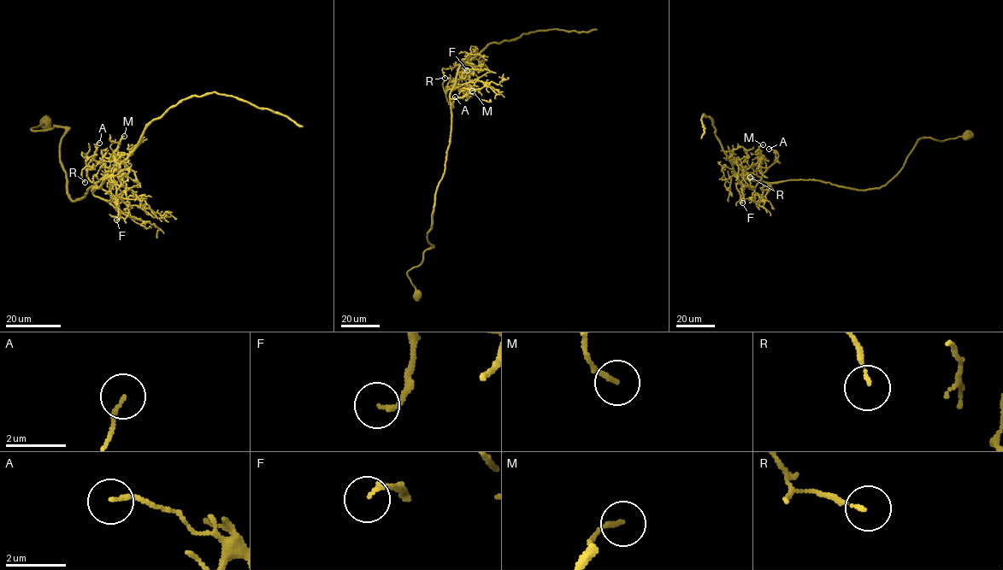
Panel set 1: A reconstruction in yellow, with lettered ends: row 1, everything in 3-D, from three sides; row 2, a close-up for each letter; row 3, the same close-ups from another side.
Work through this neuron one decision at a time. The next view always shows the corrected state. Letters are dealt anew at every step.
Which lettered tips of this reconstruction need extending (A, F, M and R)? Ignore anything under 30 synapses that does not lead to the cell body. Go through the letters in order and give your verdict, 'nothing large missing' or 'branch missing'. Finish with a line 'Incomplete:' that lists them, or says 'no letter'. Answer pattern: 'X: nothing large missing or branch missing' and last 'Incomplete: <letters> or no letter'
A: nothing large missing
F: nothing large missing
M: nothing large missing
R: nothing large missing
Incomplete: no letter

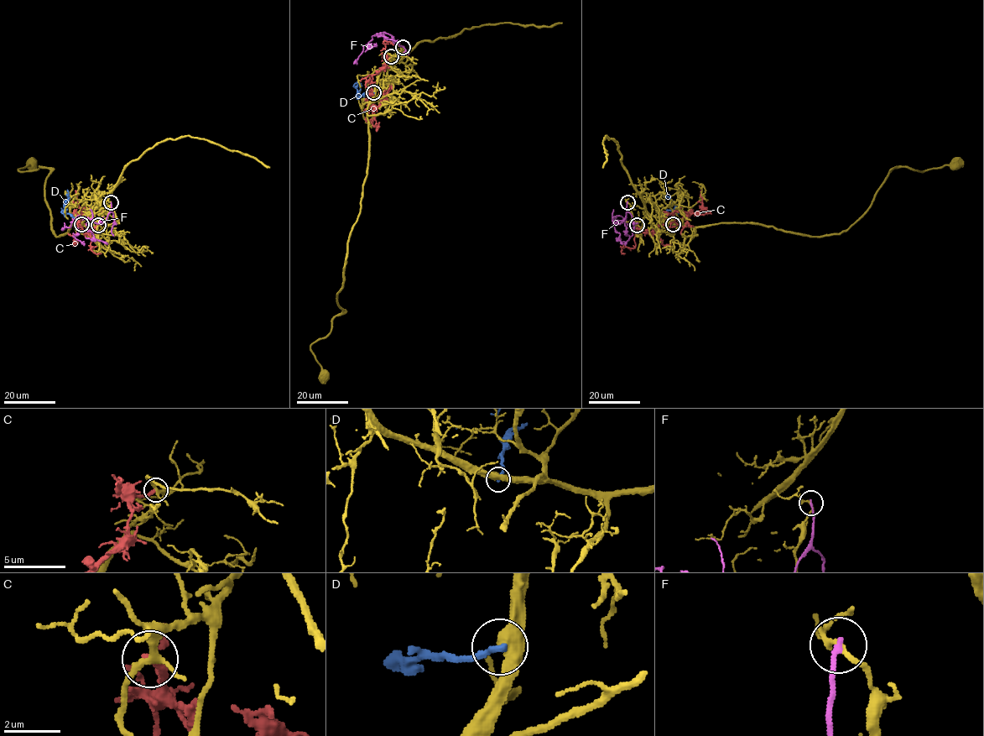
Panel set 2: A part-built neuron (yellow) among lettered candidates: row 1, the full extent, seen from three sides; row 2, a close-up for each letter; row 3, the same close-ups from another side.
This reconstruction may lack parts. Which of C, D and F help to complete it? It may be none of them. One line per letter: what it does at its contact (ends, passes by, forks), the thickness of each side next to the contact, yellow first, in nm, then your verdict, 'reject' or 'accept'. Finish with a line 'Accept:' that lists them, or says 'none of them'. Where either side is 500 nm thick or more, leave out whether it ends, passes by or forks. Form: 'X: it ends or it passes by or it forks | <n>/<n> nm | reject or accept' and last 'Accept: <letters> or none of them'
C: it ends | 220/240 nm | reject
D: it ends | 480/240 nm | reject
F: it ends | 150/180 nm | reject
Accept: none of them

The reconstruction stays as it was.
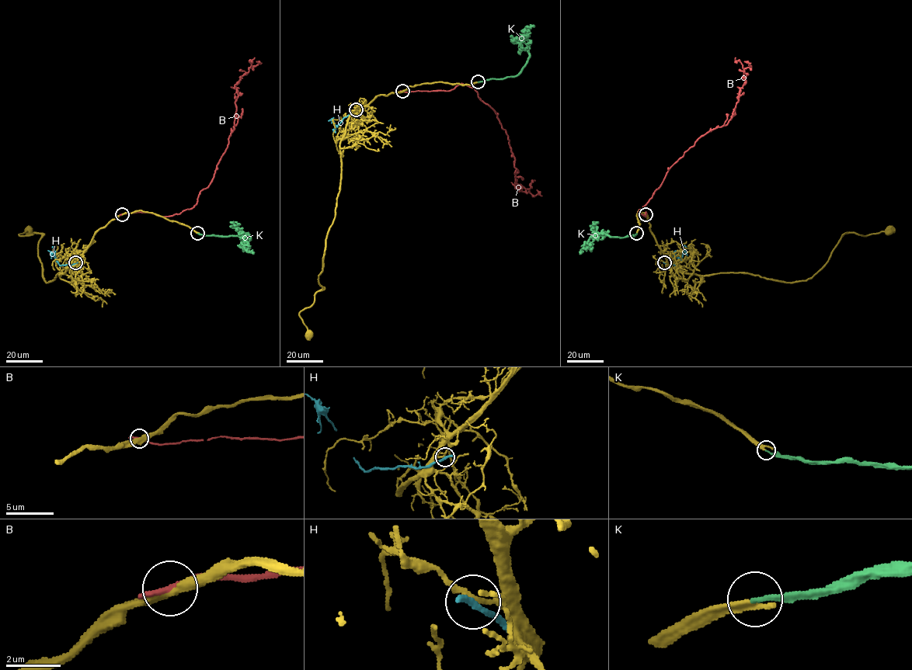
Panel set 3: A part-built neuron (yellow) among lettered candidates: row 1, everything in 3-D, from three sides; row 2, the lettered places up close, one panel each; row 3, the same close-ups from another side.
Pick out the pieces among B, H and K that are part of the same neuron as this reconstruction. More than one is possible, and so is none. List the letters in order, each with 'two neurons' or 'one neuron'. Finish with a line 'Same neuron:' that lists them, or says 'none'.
B: two neurons
H: two neurons
K: one neuron
Same neuron: K

